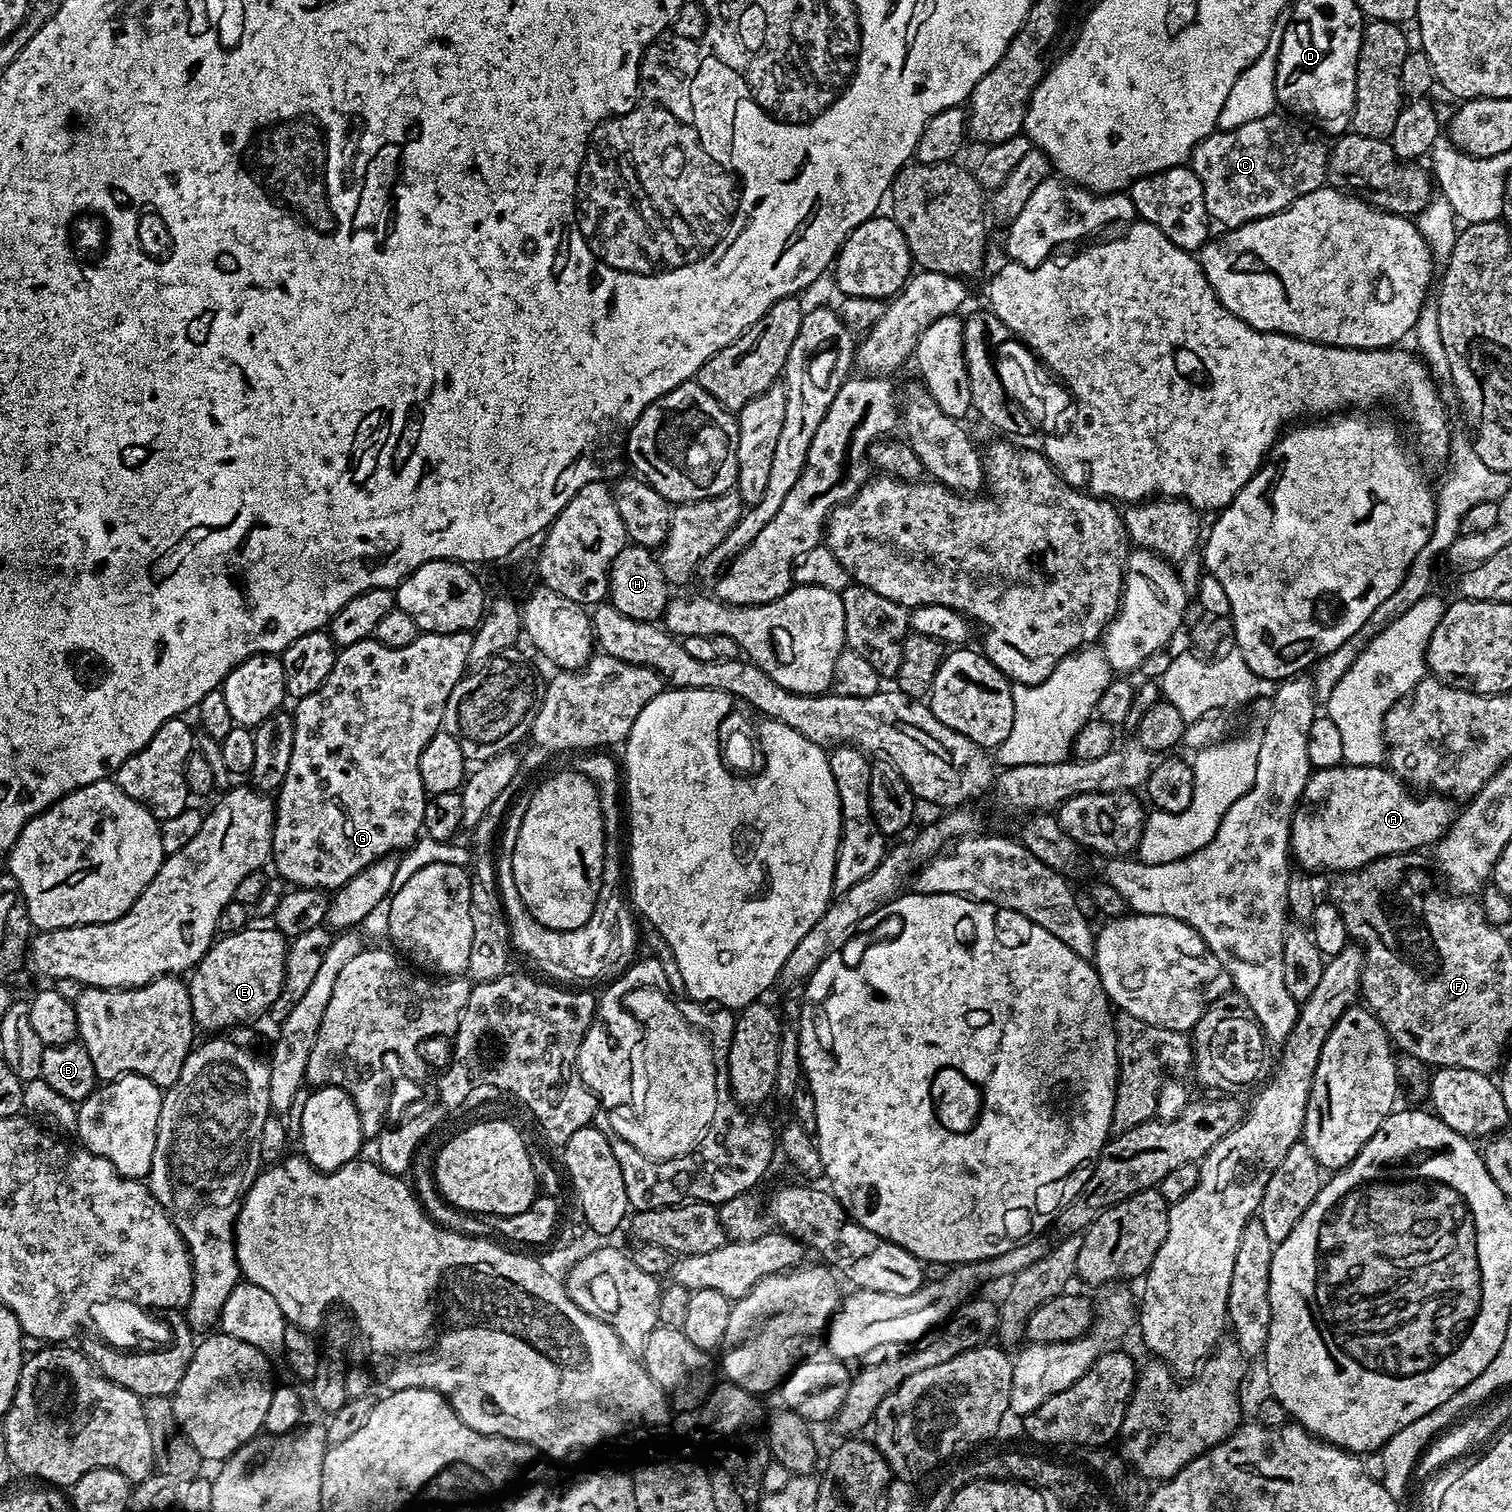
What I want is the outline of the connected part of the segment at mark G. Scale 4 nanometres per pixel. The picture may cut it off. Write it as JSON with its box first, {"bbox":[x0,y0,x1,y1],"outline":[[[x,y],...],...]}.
{"bbox":[270,632,472,890],"outline":[[[426,632],[417,636],[414,642],[410,642],[410,646],[401,648],[387,648],[374,638],[351,644],[337,651],[334,670],[330,670],[330,678],[326,678],[326,682],[322,682],[322,686],[318,690],[314,690],[314,694],[303,696],[300,700],[295,701],[296,712],[291,713],[293,750],[290,753],[289,770],[287,770],[285,780],[278,789],[278,795],[274,800],[276,825],[272,827],[272,854],[270,857],[271,863],[273,865],[276,863],[277,874],[282,879],[289,880],[287,882],[289,885],[297,888],[335,890],[341,888],[346,882],[350,882],[350,878],[354,878],[374,862],[391,857],[393,854],[403,853],[416,843],[418,833],[424,826],[424,811],[428,801],[420,773],[422,750],[426,750],[426,742],[430,742],[430,738],[434,738],[434,734],[441,731],[446,710],[446,698],[450,698],[450,690],[454,690],[454,686],[466,675],[466,669],[469,667],[468,656],[472,638],[472,632],[451,632],[450,634]]]}

